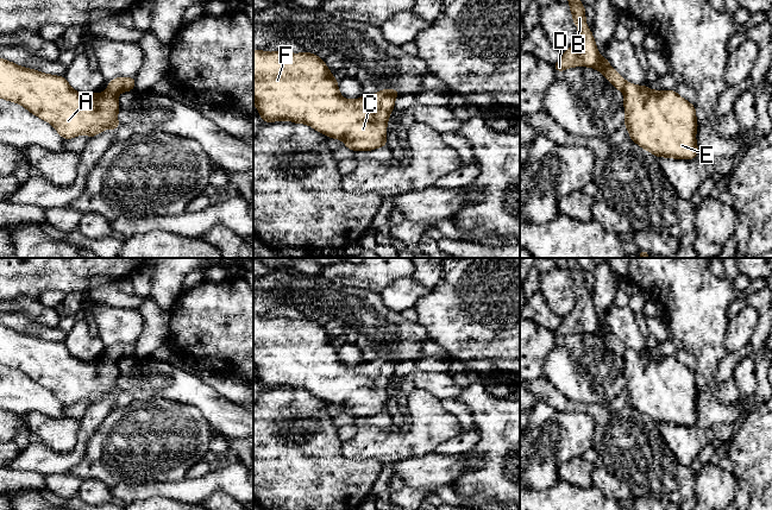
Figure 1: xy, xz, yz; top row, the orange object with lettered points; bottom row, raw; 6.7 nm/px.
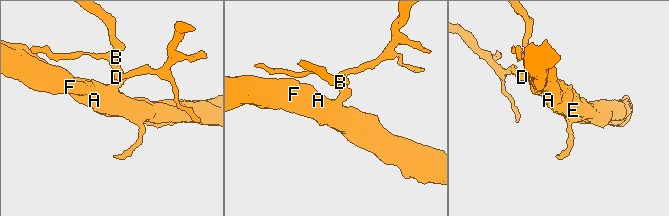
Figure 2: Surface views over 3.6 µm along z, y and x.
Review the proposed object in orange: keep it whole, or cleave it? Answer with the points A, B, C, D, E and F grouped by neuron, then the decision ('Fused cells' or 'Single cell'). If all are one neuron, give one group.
Groups: A B C D E F. Single cell

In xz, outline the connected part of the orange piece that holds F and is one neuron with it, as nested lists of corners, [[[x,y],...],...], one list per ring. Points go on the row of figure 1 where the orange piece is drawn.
[[[253,50],[253,103],[264,122],[289,120],[307,124],[328,138],[341,139],[345,147],[352,151],[370,151],[387,146],[387,124],[394,109],[396,89],[382,89],[374,95],[364,95],[357,100],[347,100],[340,95],[338,81],[333,77],[324,59],[314,53],[290,53],[284,51],[265,52]]]

